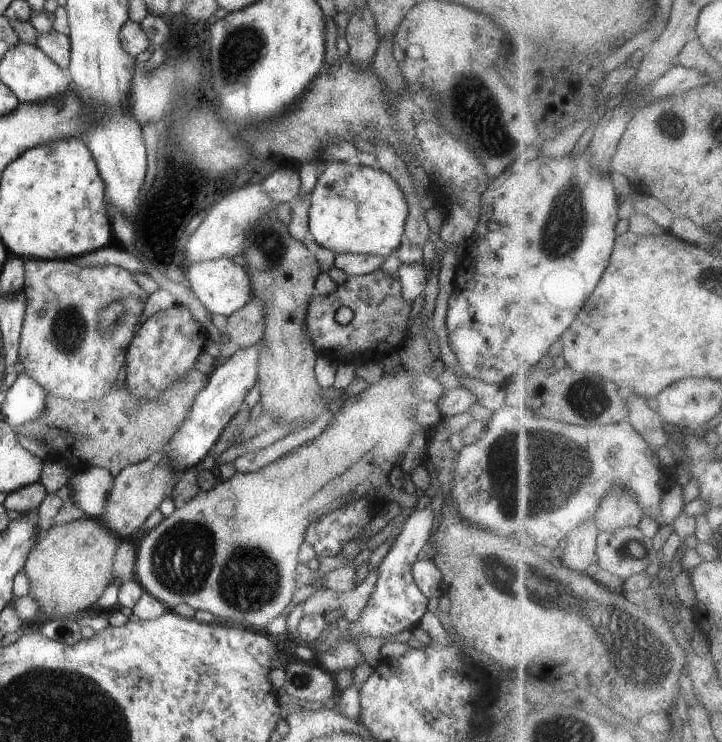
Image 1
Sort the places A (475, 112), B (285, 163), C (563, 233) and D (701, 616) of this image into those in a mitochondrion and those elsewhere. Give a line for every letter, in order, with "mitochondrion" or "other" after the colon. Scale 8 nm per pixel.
A: mitochondrion
B: other
C: mitochondrion
D: other

